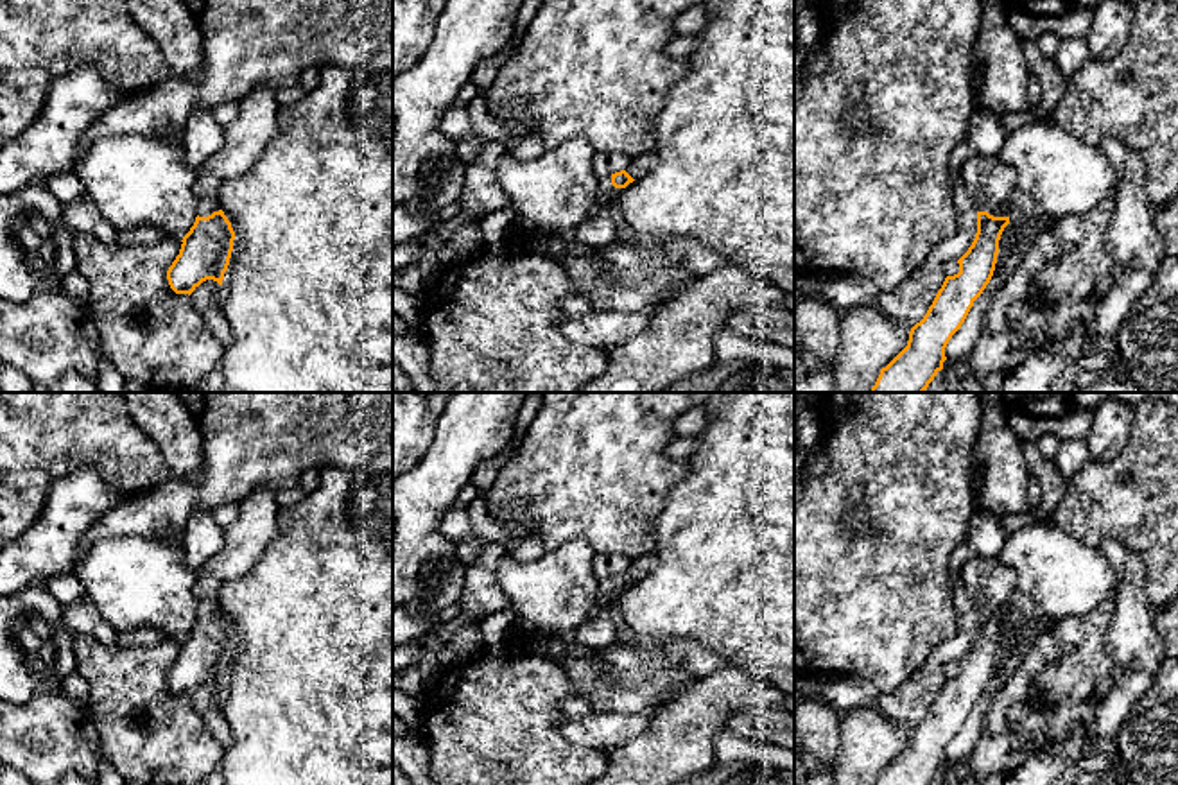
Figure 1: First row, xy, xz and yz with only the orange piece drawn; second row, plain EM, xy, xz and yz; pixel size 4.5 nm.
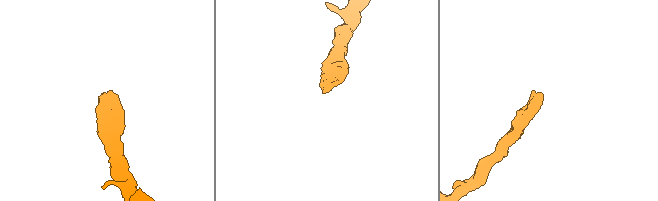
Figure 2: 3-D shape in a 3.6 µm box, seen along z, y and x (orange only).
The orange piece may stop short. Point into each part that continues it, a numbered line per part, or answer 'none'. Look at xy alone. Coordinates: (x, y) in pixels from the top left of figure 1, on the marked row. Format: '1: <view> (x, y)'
1: xy (248, 137)

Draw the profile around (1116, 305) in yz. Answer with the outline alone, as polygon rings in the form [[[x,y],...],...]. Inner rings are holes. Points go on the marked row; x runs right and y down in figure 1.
[[[1124,271],[1101,298],[1090,330],[1099,337],[1115,337],[1117,330],[1131,314],[1137,299],[1148,290],[1151,281],[1153,272]]]

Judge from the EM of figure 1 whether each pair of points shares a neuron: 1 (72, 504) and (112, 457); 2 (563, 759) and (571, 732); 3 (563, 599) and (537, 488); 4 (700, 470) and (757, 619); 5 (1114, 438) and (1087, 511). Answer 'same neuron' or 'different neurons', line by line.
1: different neurons
2: different neurons
3: different neurons
4: same neuron
5: different neurons

